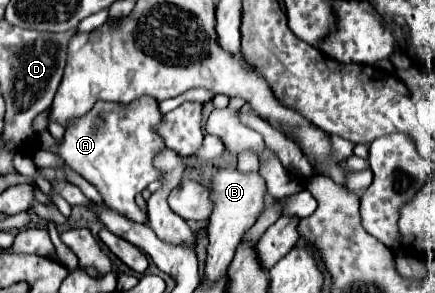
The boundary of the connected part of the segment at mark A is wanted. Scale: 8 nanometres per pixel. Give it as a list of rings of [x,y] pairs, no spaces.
[[[145,98],[141,104],[133,104],[133,108],[121,108],[121,104],[99,100],[91,112],[65,130],[61,146],[55,144],[47,130],[39,132],[37,140],[41,148],[59,152],[71,170],[95,184],[105,206],[133,222],[145,222],[145,212],[135,204],[135,196],[163,176],[163,172],[155,168],[155,156],[167,148],[165,140],[155,132],[159,122],[161,112],[155,100]]]

